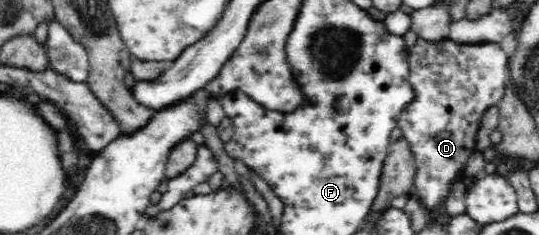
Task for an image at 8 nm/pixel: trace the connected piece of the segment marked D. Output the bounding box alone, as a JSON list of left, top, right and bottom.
[398,39,509,219]

